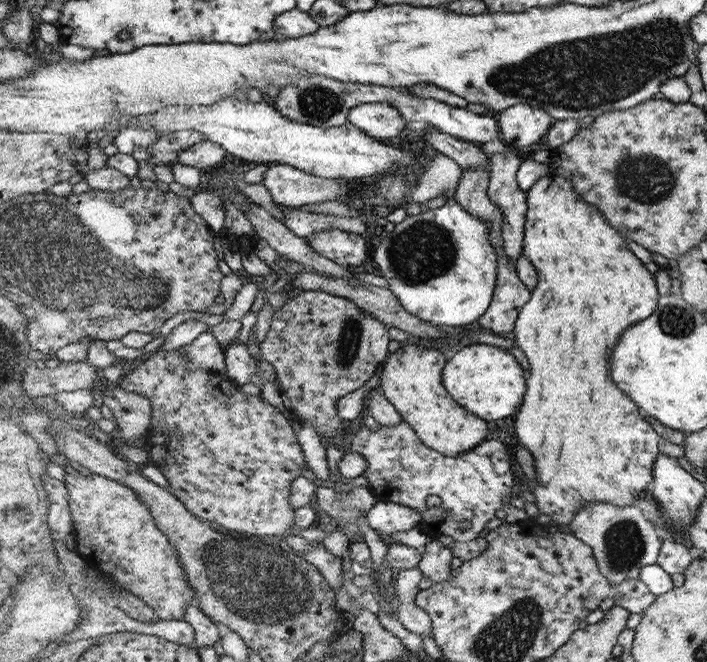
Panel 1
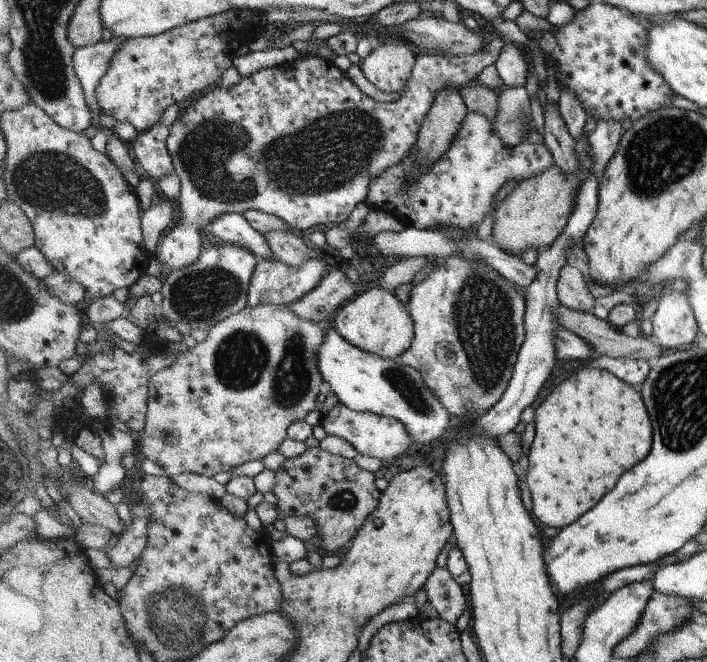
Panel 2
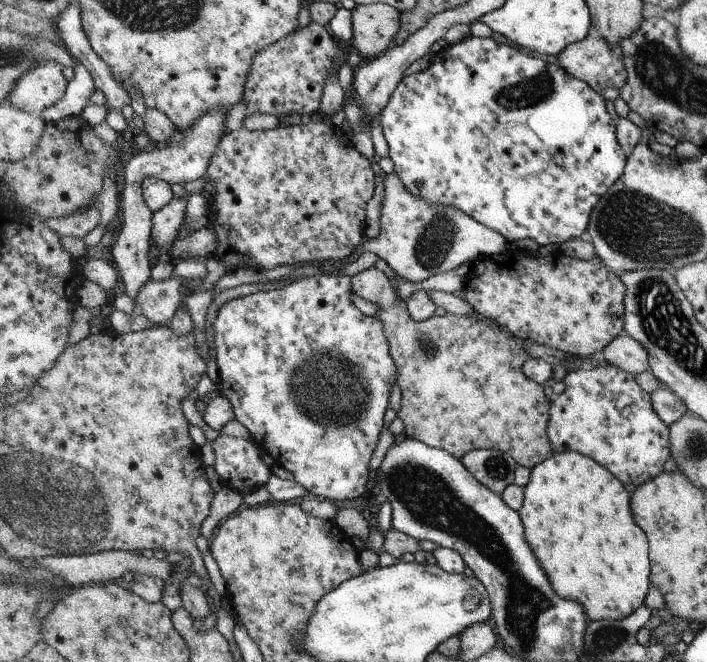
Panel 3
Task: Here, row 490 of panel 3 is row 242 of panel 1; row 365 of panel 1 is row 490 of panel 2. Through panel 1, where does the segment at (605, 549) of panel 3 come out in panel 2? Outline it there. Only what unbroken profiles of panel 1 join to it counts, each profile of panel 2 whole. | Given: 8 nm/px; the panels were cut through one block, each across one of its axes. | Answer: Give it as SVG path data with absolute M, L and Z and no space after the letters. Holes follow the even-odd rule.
M580 367L555 386L536 408L535 436L528 452L528 470L523 475L532 498L532 514L538 522L552 528L564 528L592 510L627 470L648 456L652 446L652 424L646 403L630 384L608 370Z

